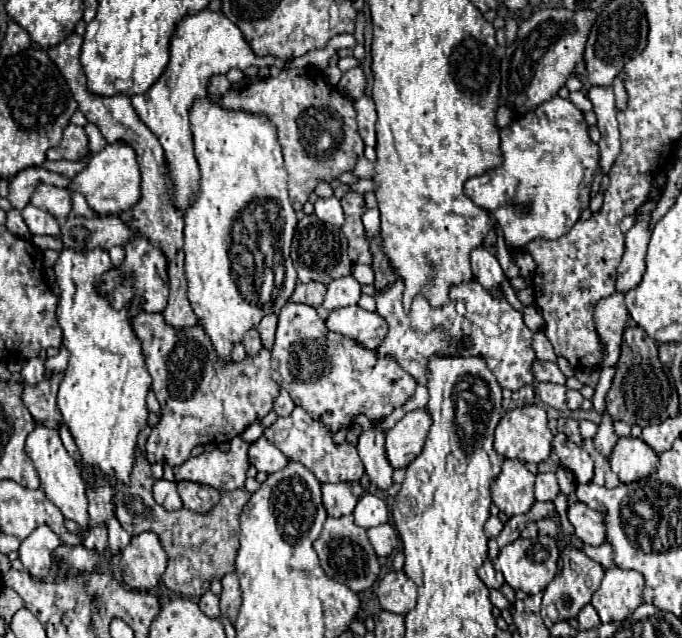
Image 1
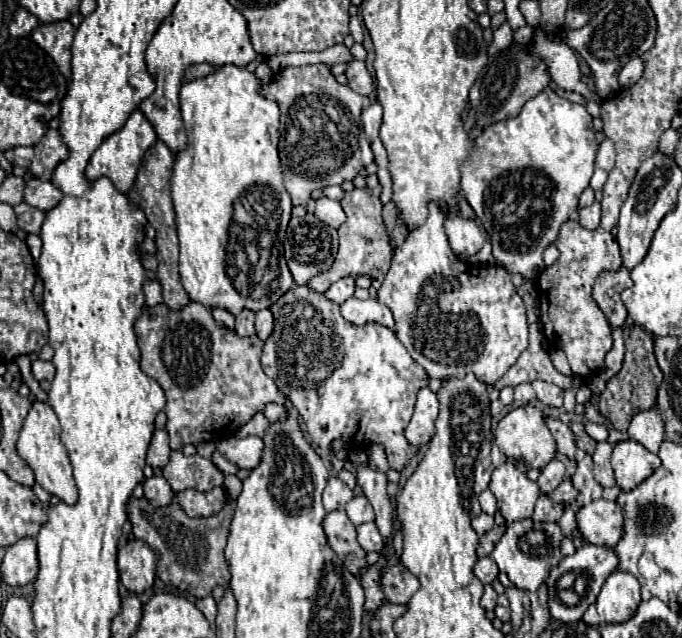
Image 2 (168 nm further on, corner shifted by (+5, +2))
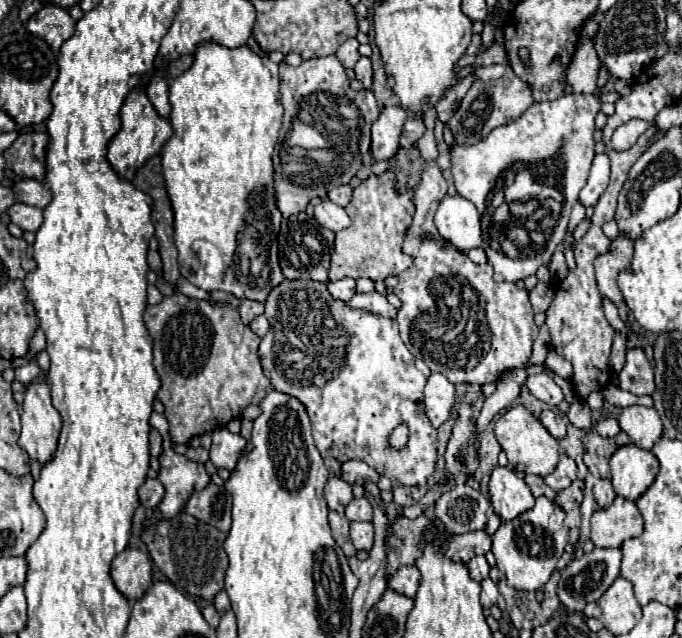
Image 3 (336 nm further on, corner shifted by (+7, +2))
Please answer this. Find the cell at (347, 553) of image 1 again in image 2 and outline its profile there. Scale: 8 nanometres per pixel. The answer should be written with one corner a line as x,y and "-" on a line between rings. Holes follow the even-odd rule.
333,511
327,513
323,521
323,529
329,541
329,547
337,553
337,557
343,561
343,565
359,577
359,573
367,567
367,553
357,541
357,529
345,515
345,511

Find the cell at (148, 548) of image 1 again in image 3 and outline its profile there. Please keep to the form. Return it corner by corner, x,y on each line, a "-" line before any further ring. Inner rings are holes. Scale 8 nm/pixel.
125,549
111,563
111,579
129,601
137,601
151,587
151,557
141,549

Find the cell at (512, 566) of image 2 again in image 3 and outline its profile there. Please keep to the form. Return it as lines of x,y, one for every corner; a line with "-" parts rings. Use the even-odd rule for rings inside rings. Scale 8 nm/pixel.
539,497
533,509
499,525
499,529
491,535
491,551
495,555
499,571
505,573
509,587
521,591
535,591
547,583
569,541
569,527
563,521
565,511
553,499

